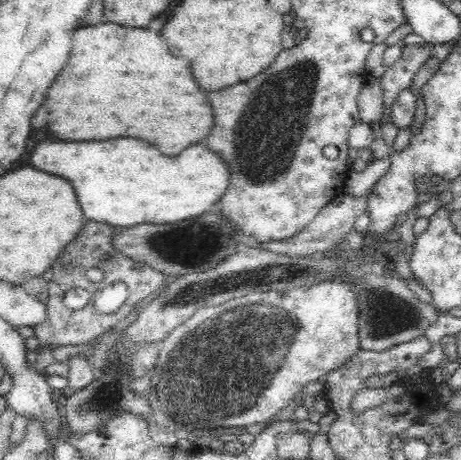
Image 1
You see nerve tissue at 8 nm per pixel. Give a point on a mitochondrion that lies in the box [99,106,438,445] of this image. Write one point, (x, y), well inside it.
(225, 364)

